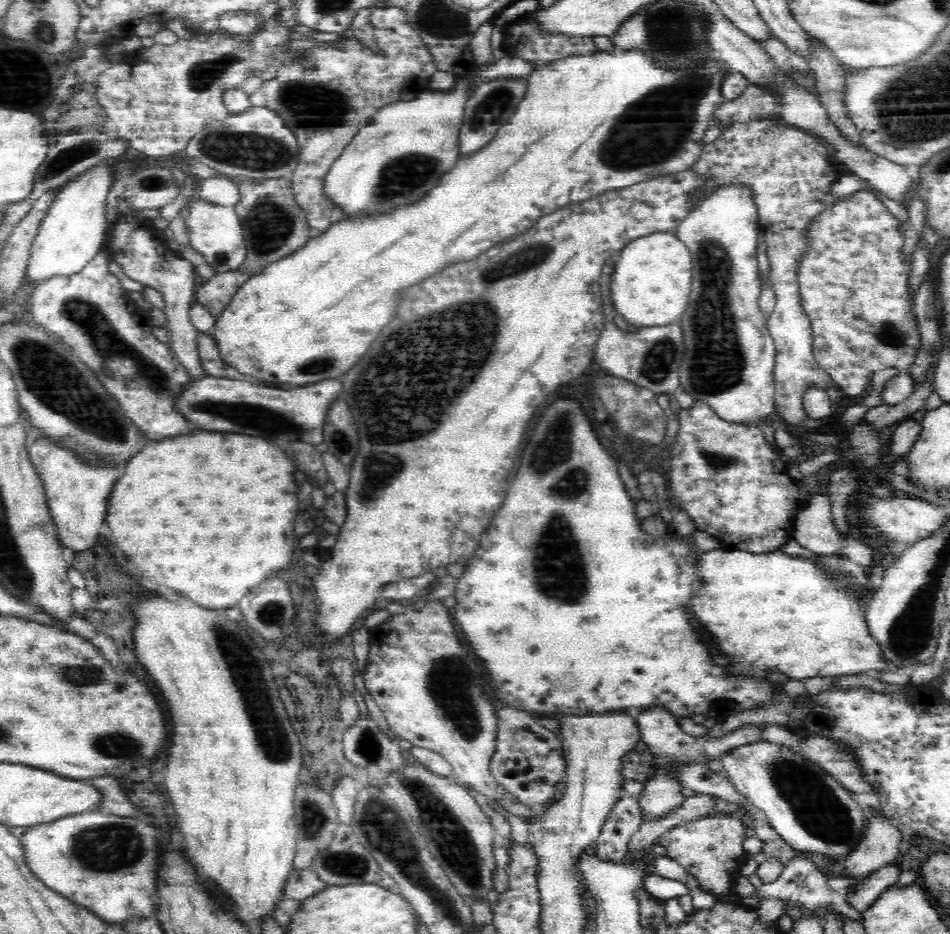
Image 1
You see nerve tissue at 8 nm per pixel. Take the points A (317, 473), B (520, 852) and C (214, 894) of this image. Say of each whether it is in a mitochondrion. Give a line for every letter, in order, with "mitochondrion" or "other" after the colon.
A: other
B: other
C: other

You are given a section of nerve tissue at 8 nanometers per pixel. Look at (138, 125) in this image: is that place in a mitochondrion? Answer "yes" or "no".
no

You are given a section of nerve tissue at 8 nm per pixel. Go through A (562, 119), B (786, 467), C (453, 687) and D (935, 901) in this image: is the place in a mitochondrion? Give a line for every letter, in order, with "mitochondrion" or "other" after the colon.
A: other
B: other
C: mitochondrion
D: other

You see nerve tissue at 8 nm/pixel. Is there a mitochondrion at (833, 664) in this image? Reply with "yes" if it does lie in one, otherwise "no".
no

